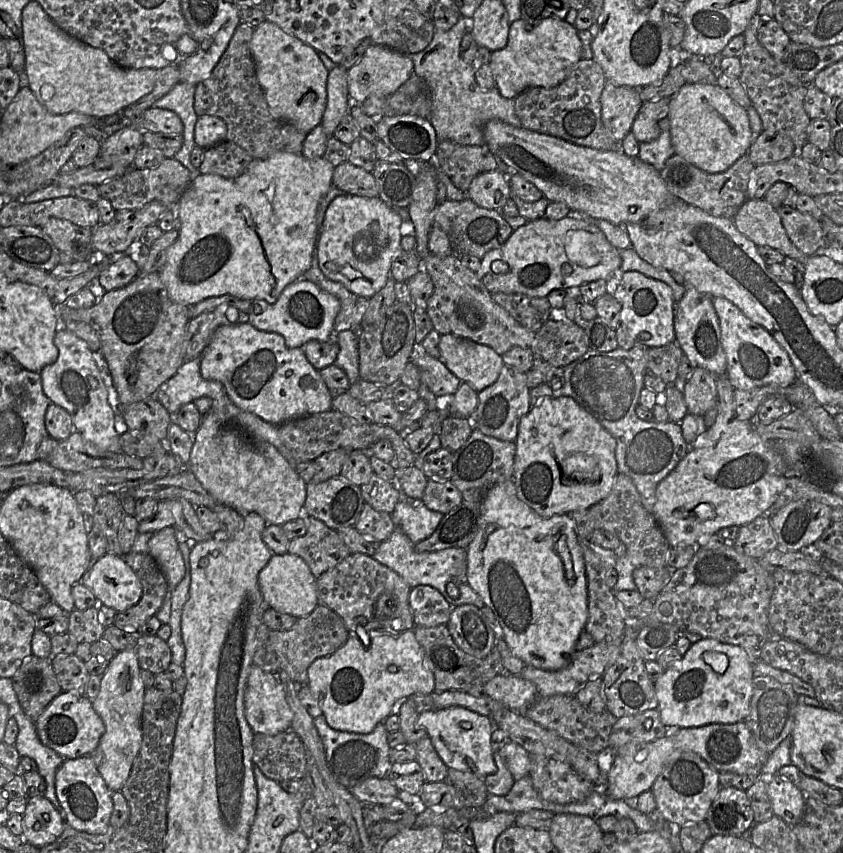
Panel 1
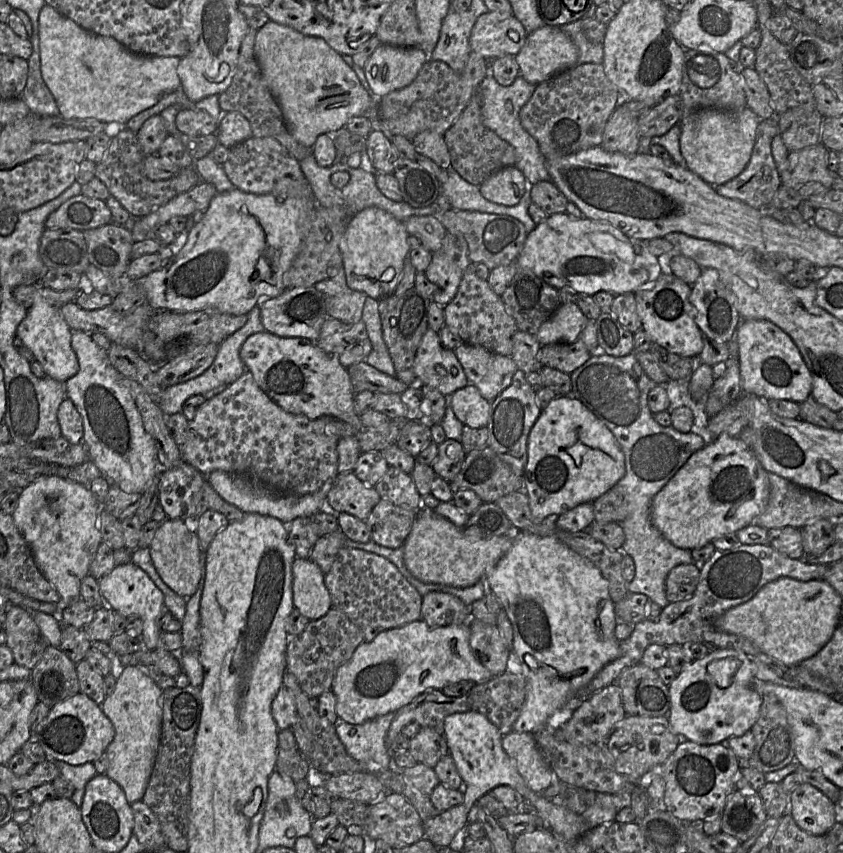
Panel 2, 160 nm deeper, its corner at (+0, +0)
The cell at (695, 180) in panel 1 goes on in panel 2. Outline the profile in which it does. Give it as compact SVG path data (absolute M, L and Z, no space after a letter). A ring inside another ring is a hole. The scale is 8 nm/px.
M774 115L767 119L760 119L757 129L756 140L751 158L745 169L732 180L712 185L715 191L726 198L741 201L749 206L763 209L769 206L774 194L781 187L781 177L772 155L772 141L779 134L778 116Z

